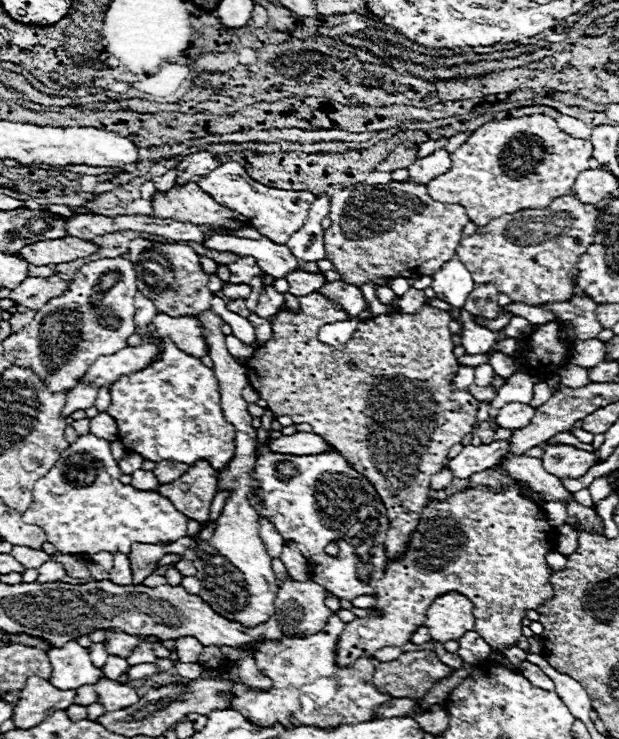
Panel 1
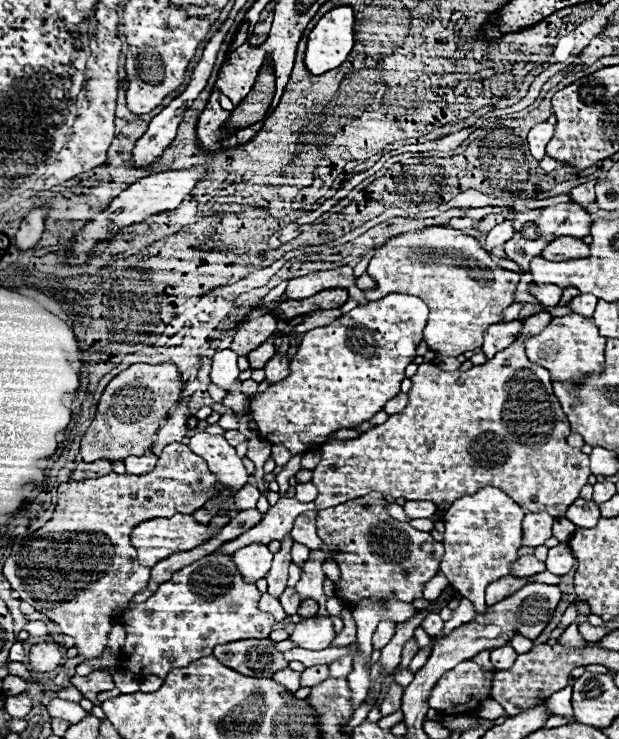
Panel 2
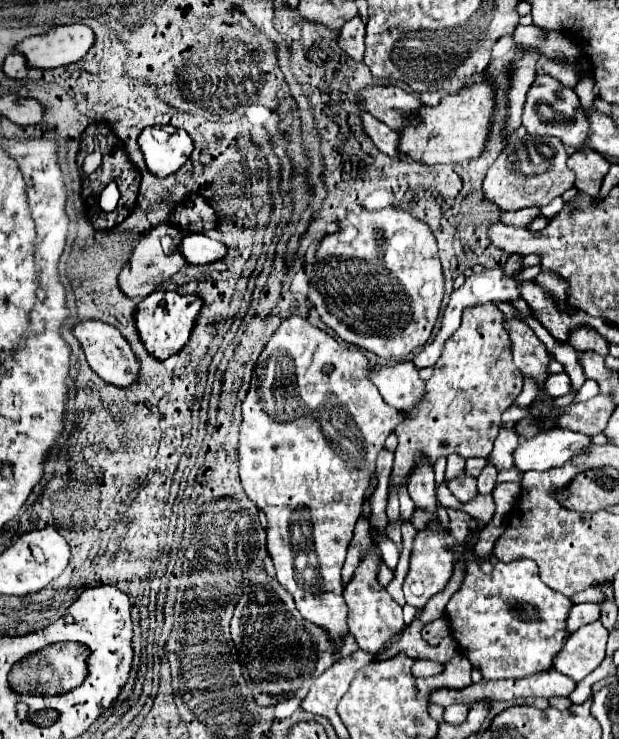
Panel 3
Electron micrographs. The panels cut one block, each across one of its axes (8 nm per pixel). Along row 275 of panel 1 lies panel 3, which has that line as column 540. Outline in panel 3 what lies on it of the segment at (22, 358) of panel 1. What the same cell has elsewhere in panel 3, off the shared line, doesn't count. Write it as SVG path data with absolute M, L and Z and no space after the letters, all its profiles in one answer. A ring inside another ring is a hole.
M542 74L536 76L534 84L528 90L528 98L524 104L524 114L522 114L522 124L526 126L528 134L538 134L538 136L556 136L560 138L566 146L578 150L590 134L590 120L586 112L582 112L582 106L578 104L578 96L574 90L566 88L560 80Z

